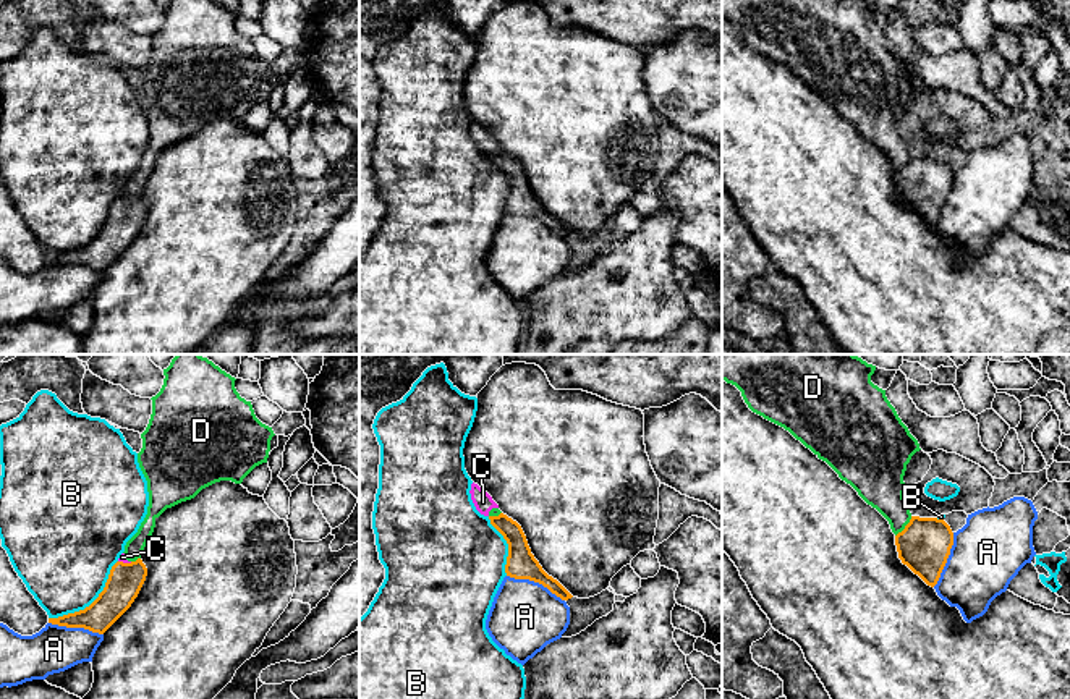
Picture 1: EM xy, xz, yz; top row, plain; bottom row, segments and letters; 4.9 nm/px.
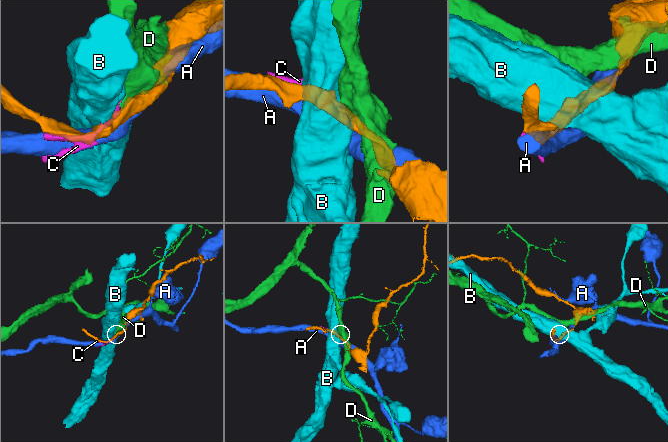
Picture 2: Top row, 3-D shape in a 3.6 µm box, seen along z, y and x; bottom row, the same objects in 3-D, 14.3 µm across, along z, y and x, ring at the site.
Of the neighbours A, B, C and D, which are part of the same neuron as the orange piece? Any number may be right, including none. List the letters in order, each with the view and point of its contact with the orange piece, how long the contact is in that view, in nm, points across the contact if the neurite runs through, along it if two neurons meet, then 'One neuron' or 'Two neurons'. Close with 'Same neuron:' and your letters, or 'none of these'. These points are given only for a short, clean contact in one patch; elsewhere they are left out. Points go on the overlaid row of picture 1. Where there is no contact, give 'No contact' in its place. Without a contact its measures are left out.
A: Touches orange at xz (536, 581). Shared border 320 nm. Two neurons
B: Touches orange at xy (93, 602). Shared border 460 nm. Two neurons
C: Touches orange at xy (125, 563). Shared border 70 nm. Two neurons
D: Touches orange at yz (905, 526). Shared border 130 nm. Two neurons
Same neuron: none of these

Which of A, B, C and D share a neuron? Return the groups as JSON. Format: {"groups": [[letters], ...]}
{"groups": [["A"], ["B"], ["C", "D"]]}

